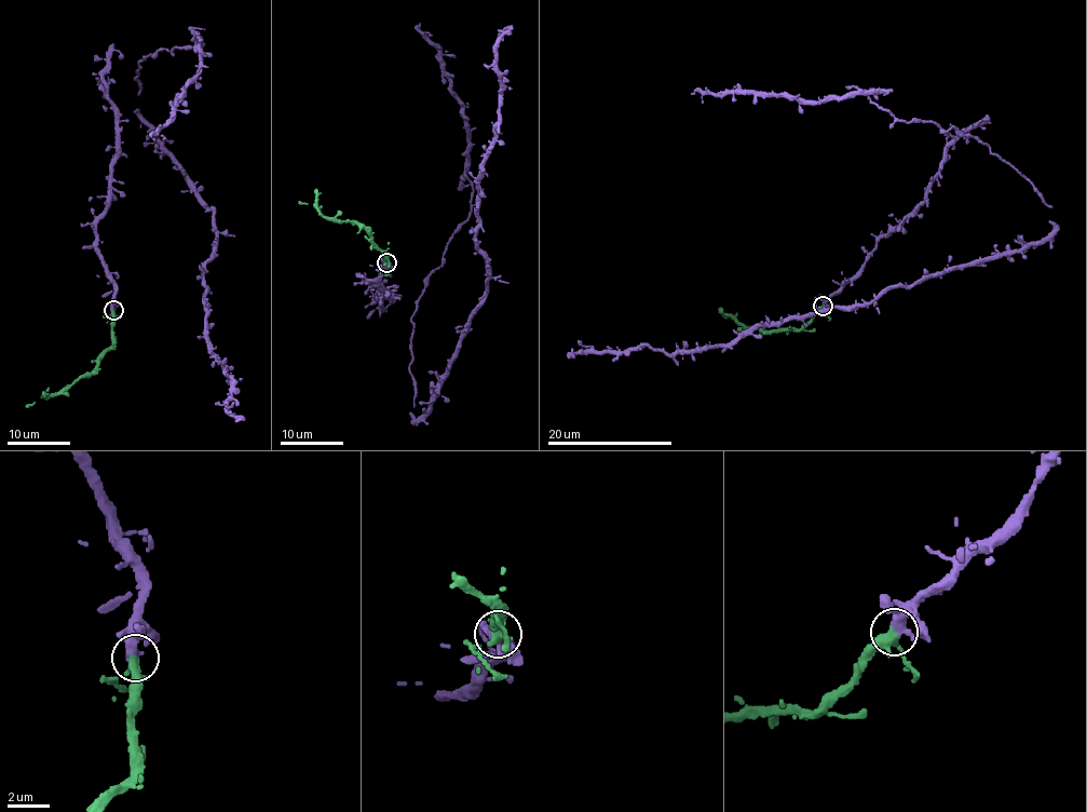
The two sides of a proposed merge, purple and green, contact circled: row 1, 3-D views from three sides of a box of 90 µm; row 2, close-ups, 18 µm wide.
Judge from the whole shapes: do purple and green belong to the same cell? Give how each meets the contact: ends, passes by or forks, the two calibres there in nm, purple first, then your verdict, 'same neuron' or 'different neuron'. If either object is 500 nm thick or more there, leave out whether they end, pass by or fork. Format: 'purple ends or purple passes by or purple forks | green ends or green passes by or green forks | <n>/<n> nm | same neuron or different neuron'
purple passes by | green forks | 400/300 nm | same neuron

